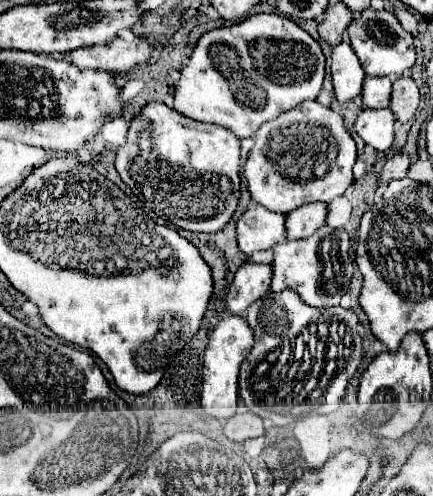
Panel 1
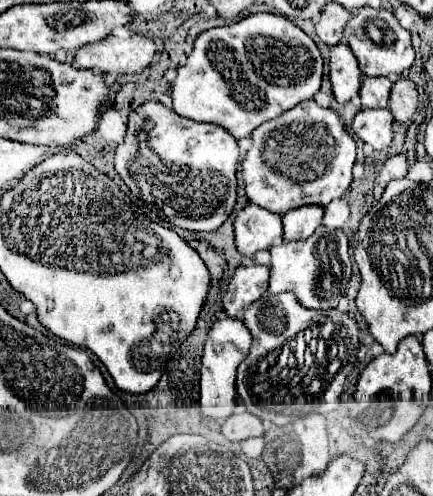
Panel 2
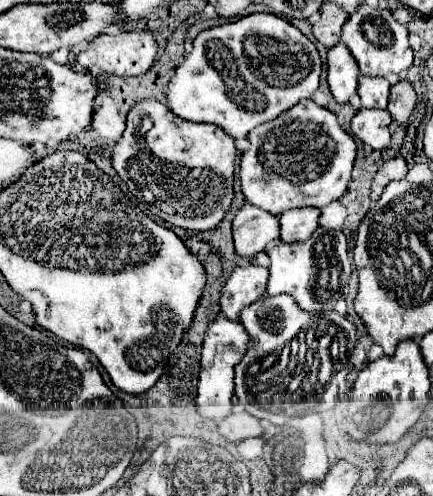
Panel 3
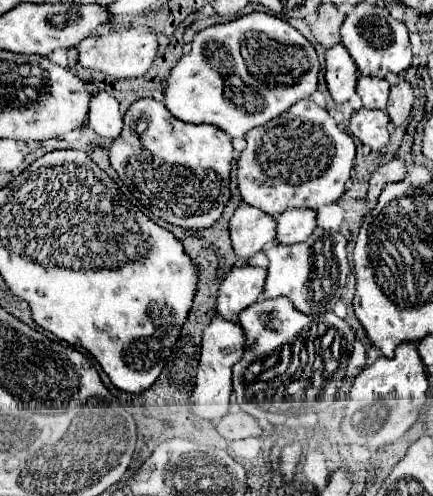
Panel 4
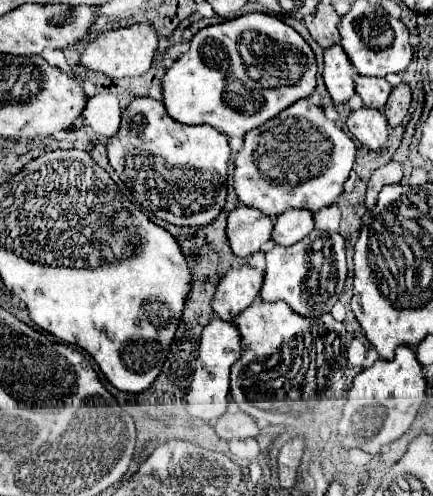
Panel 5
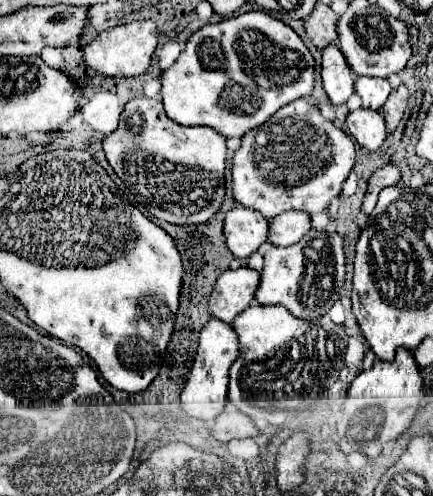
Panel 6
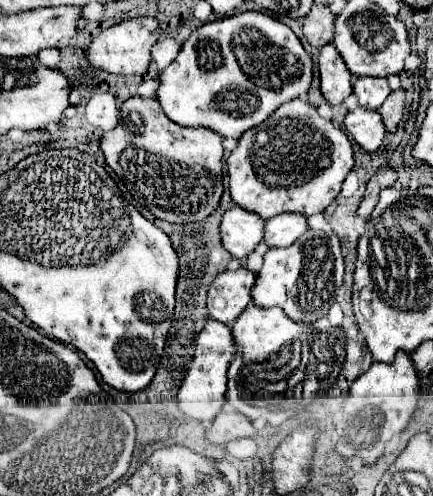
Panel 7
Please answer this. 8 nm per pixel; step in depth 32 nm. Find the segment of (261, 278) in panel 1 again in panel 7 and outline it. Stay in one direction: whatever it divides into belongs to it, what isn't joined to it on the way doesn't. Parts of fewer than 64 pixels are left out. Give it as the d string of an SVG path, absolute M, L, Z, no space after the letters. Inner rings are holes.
M246 268L224 270L216 276L208 290L208 312L214 320L232 324L252 300L252 284L256 282L256 272Z

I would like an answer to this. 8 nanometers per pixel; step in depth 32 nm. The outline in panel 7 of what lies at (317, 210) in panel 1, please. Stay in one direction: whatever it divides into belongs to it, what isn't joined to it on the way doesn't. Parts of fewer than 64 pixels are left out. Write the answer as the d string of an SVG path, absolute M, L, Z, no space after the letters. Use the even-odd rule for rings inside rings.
M286 212L266 220L264 242L268 246L290 246L308 230L308 218L296 212Z

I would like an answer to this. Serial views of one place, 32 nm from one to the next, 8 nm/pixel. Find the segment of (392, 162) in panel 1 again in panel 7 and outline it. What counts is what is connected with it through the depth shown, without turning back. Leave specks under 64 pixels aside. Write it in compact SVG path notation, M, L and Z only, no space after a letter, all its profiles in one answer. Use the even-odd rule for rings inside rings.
M386 166L386 168L378 170L378 172L376 172L376 174L374 174L374 176L368 180L364 200L362 200L360 208L358 208L358 216L368 218L368 216L372 214L372 210L374 210L376 202L378 202L378 194L380 194L380 190L382 190L382 188L392 186L396 180L398 180L398 172L396 172L394 168Z

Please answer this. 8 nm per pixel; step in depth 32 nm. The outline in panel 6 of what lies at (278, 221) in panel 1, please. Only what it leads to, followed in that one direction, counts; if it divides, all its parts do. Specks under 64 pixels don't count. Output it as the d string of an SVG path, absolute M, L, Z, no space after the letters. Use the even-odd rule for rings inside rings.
M236 204L224 220L226 244L236 258L248 258L266 242L268 228L268 218L264 218L256 210Z

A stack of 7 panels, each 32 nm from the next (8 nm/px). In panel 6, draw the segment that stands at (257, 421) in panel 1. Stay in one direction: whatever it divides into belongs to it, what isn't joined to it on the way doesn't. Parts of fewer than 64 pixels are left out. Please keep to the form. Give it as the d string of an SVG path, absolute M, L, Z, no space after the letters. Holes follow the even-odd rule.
M224 412L216 418L212 436L220 442L230 442L234 438L254 438L258 436L258 428L250 420L250 416L242 412Z

